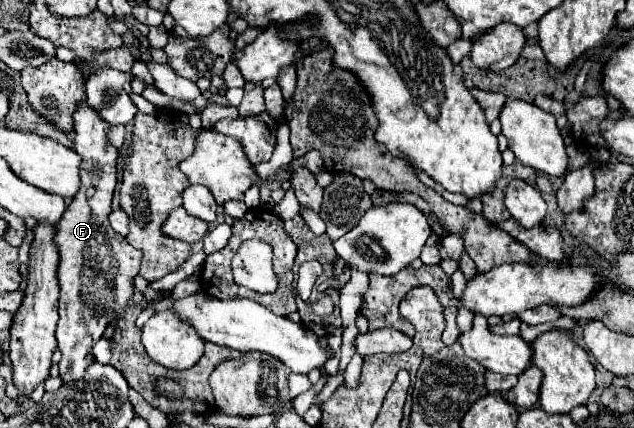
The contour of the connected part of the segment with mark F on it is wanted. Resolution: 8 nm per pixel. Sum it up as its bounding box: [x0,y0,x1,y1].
[56,101,142,383]

